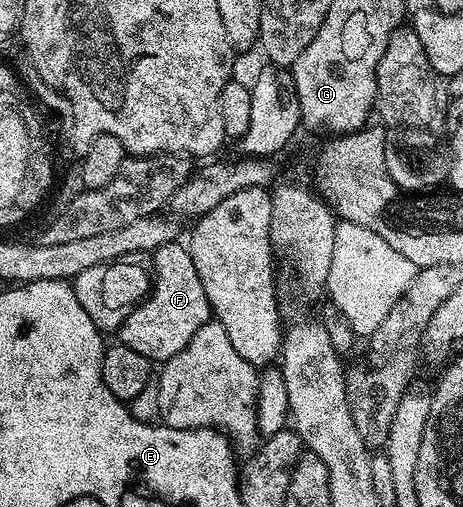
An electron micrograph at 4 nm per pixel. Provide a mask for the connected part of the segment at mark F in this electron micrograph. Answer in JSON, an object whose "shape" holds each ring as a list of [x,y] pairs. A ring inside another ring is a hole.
{"shape":[[[174,242],[159,246],[151,256],[151,291],[136,308],[131,315],[121,323],[115,336],[120,343],[131,346],[138,354],[143,354],[143,358],[154,362],[164,362],[175,354],[179,354],[195,338],[195,334],[210,323],[211,309],[209,299],[203,290],[203,282],[199,282],[199,270],[195,270],[195,262],[191,258],[188,247],[184,243]]]}

